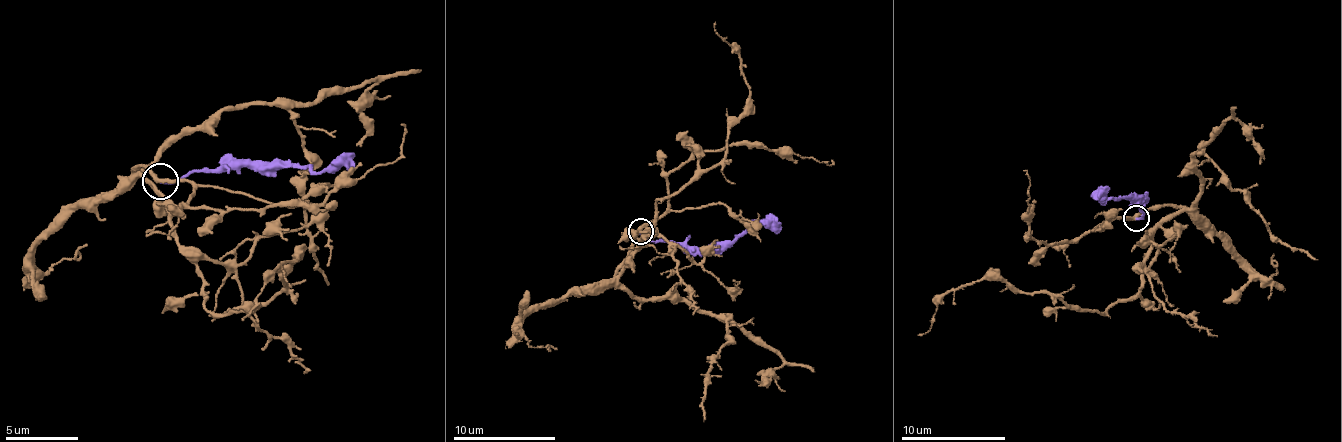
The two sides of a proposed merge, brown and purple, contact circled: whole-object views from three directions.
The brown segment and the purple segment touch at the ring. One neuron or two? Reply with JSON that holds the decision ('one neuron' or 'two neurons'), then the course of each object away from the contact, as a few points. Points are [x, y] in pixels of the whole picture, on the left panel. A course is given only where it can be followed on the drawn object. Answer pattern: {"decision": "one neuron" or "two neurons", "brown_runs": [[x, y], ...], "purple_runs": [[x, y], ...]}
{"decision": "two neurons", "brown_runs": [[160, 182], [139, 166], [203, 284], [201, 304], [258, 310], [296, 256], [242, 318]], "purple_runs": [[161, 182], [252, 165], [306, 164], [314, 173], [332, 173], [355, 152]]}

